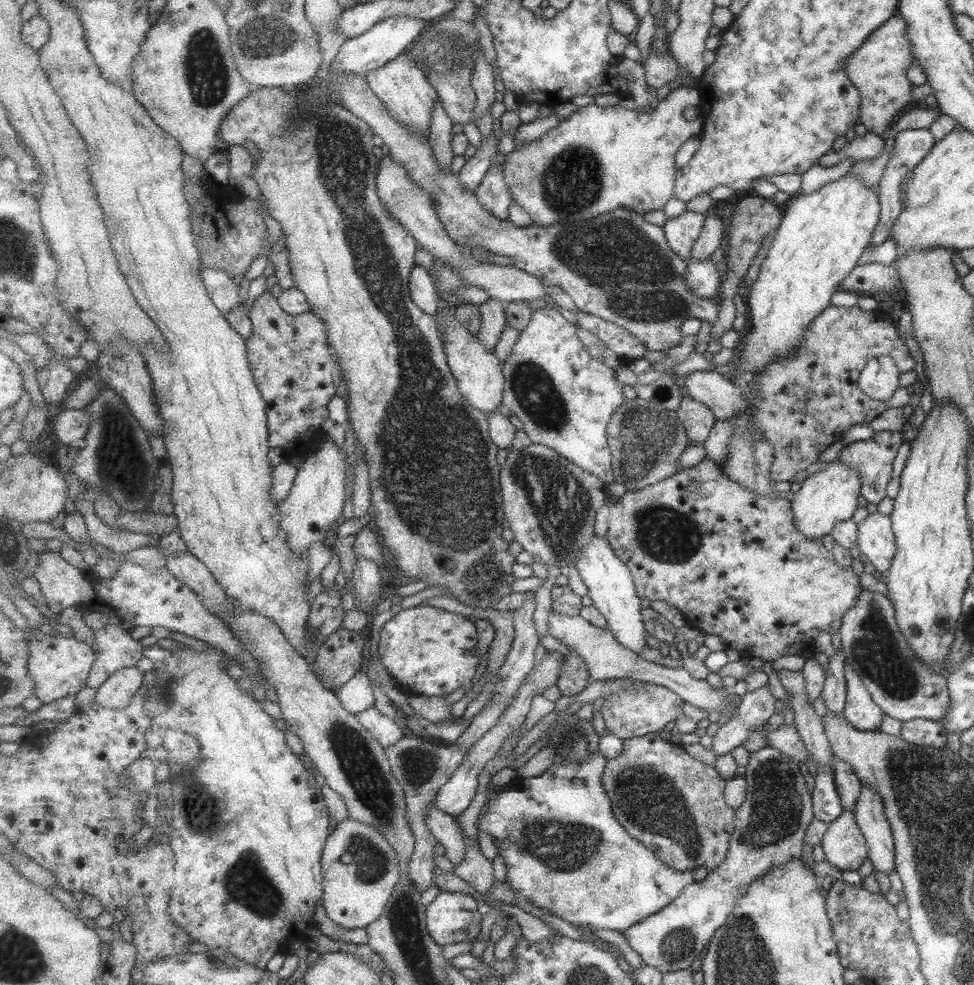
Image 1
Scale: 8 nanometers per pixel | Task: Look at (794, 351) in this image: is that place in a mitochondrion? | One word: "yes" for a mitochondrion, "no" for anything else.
no

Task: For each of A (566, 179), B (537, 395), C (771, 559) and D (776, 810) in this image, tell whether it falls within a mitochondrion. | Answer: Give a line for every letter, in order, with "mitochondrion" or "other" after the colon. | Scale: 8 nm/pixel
A: mitochondrion
B: mitochondrion
C: mitochondrion
D: mitochondrion

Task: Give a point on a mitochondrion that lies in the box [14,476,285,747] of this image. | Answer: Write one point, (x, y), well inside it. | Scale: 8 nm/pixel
(167, 695)

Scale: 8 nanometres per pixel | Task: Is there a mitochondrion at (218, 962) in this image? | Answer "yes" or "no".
yes

